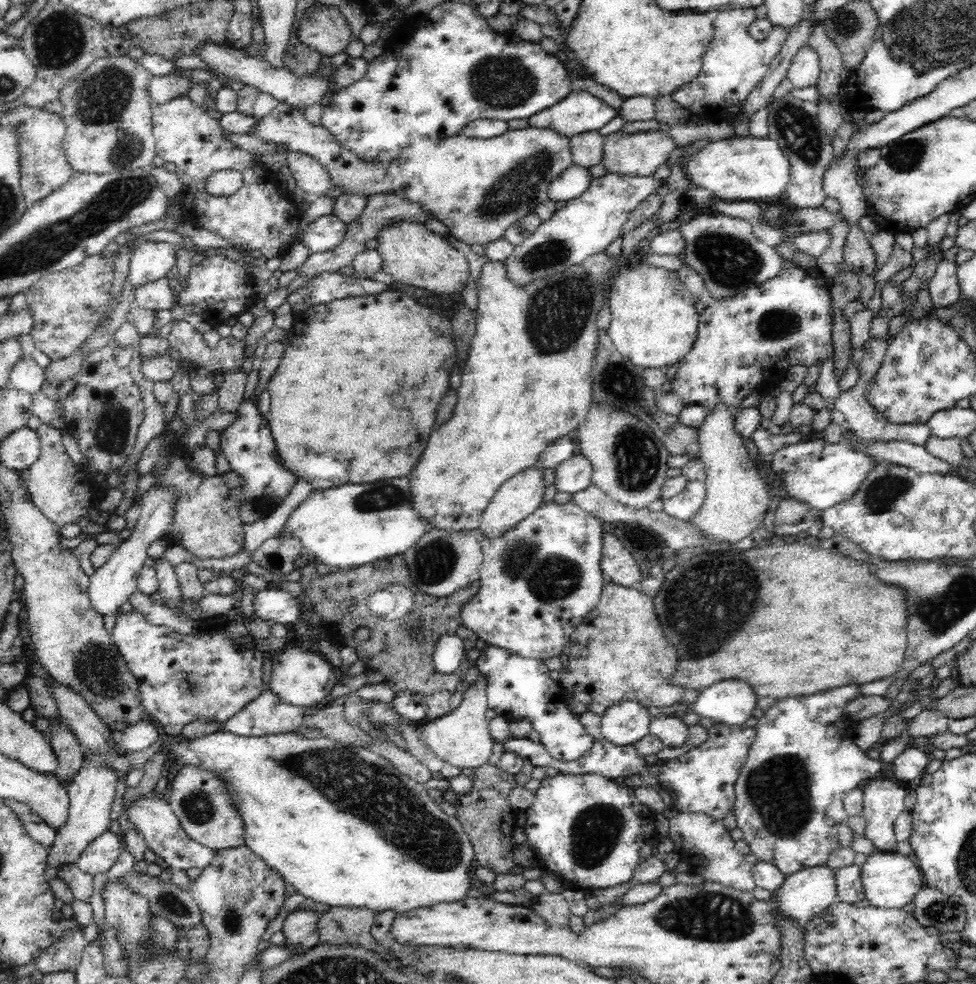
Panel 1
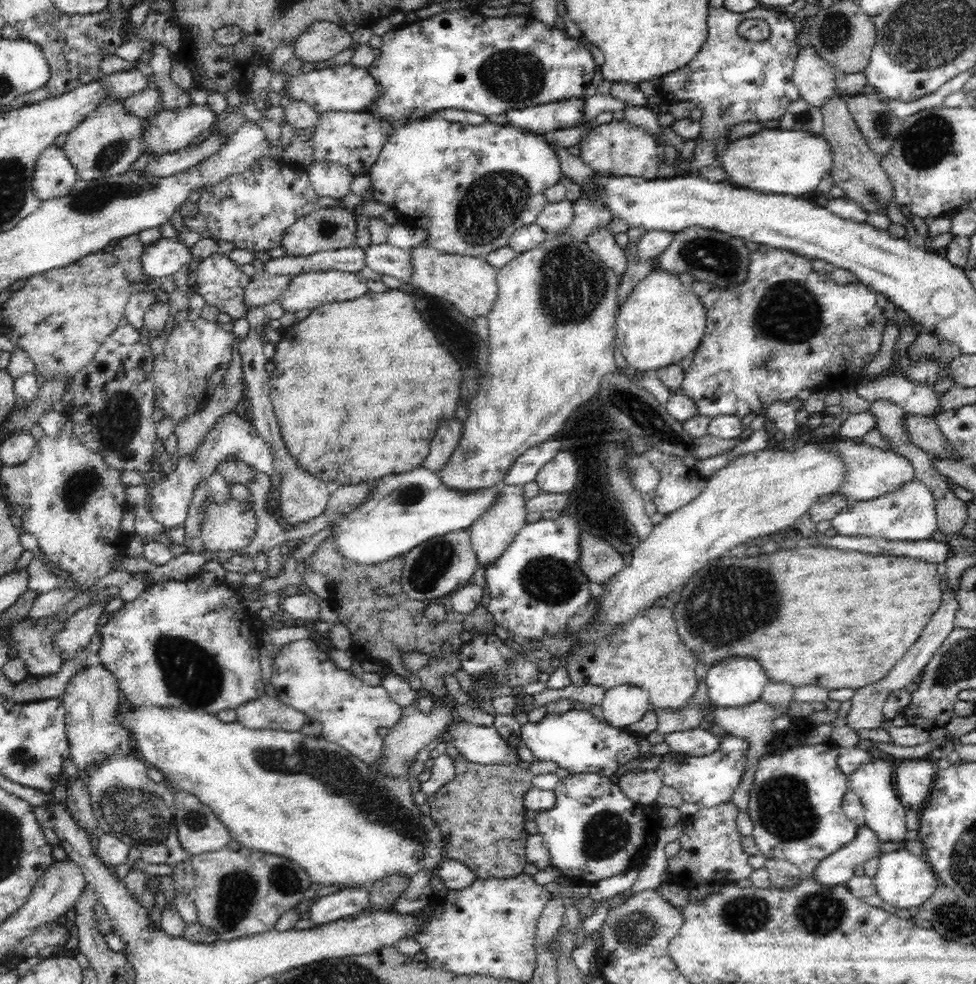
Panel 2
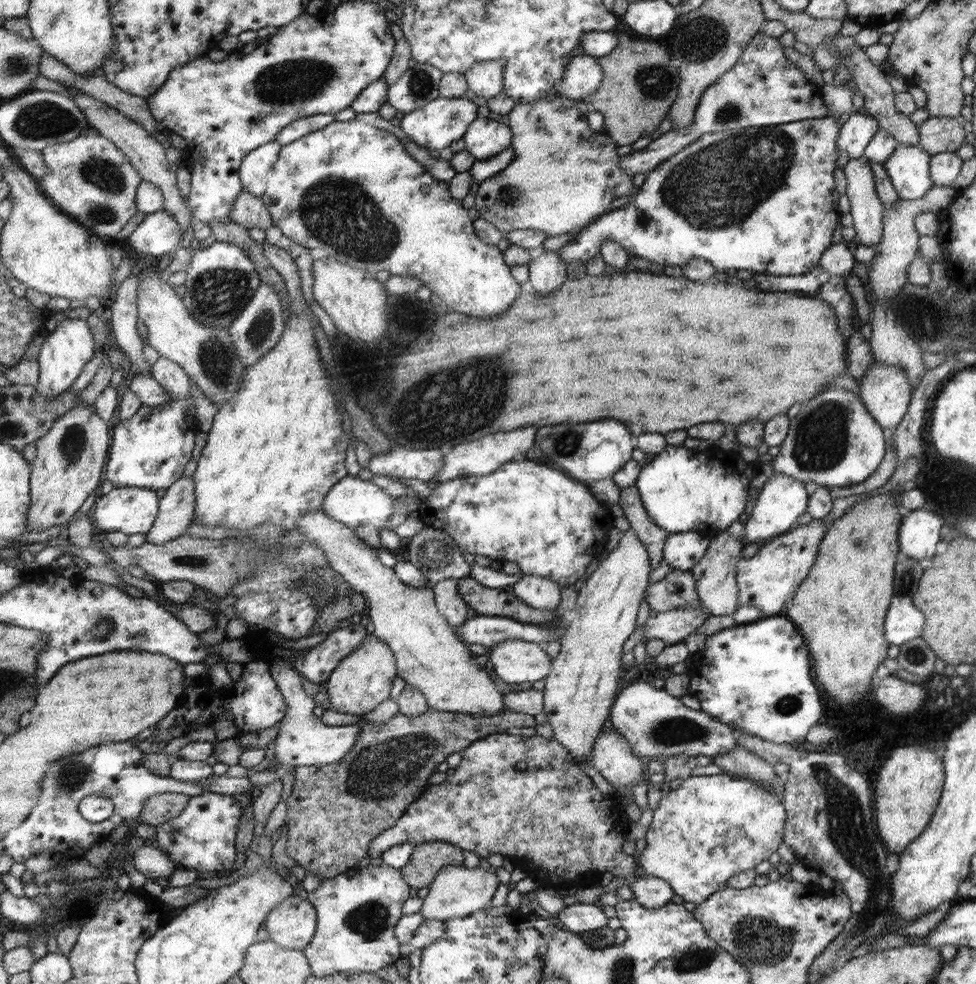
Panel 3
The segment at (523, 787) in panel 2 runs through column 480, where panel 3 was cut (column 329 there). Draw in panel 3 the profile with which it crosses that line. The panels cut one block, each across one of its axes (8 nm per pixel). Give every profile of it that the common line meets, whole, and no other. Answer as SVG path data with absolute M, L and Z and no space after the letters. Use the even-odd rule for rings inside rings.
M428 708L426 713L413 718L405 716L398 712L394 715L394 718L382 725L370 725L367 723L362 723L359 732L359 739L357 744L354 746L354 750L345 756L341 762L328 764L328 765L314 765L314 766L297 766L294 771L294 790L292 790L292 795L285 801L287 804L287 818L285 820L286 830L288 830L288 840L285 846L285 852L290 856L298 866L305 868L310 874L319 874L324 879L332 878L334 876L341 875L343 872L349 870L366 857L368 854L368 846L374 839L378 837L378 832L385 831L386 829L392 828L396 824L396 820L401 818L408 810L409 806L418 799L421 799L421 795L424 794L429 785L430 775L437 772L437 766L446 760L449 754L453 752L462 753L465 748L468 748L470 744L476 743L477 740L485 739L488 735L493 735L494 733L503 733L504 731L516 731L518 732L523 727L535 727L537 723L535 718L529 716L528 714L521 714L520 712L513 712L512 710L504 710L500 712L498 716L484 716L484 715L473 715L458 712L439 712Z

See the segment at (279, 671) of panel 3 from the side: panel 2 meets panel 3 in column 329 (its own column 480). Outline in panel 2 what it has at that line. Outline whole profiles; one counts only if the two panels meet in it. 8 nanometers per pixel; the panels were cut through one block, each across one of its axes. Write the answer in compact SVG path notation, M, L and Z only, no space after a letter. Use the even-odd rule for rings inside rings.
M457 718L445 737L458 750L458 756L468 763L510 764L520 761L516 750L509 747L494 727L475 726Z

